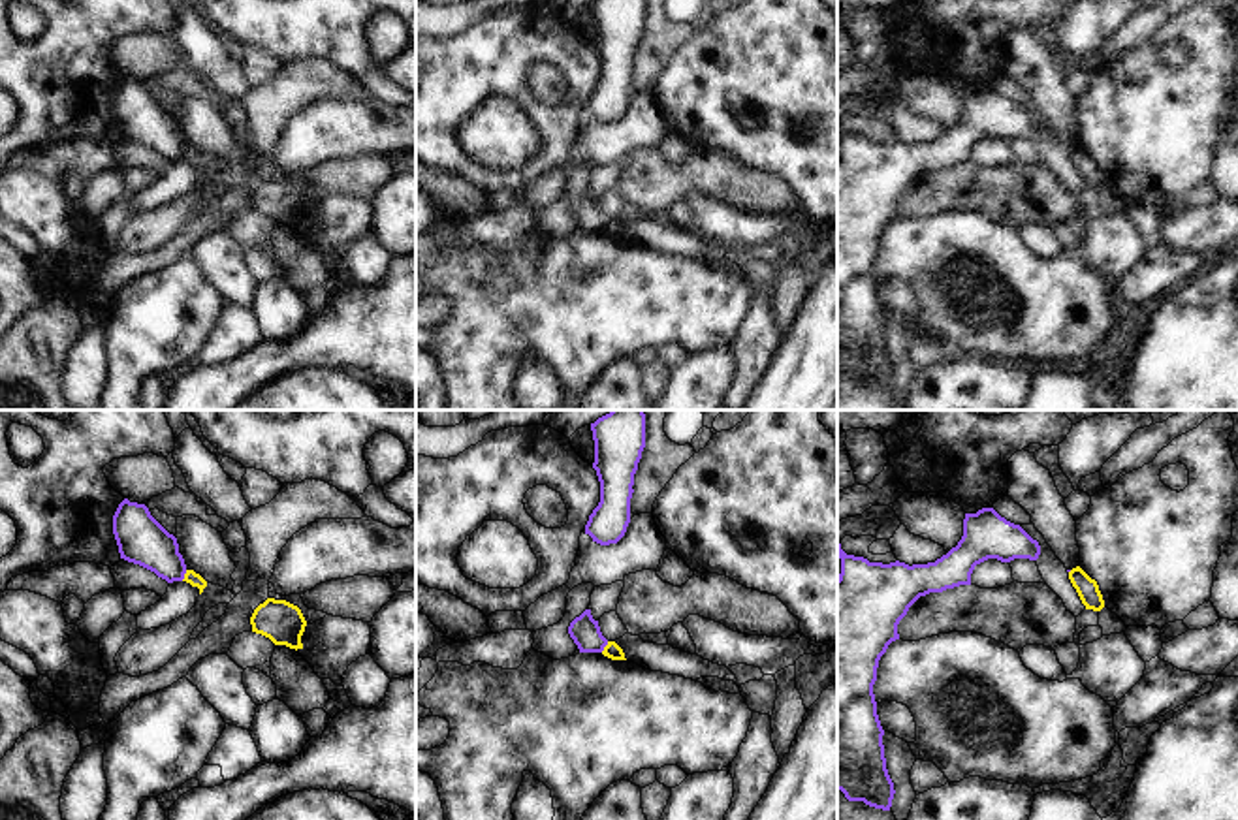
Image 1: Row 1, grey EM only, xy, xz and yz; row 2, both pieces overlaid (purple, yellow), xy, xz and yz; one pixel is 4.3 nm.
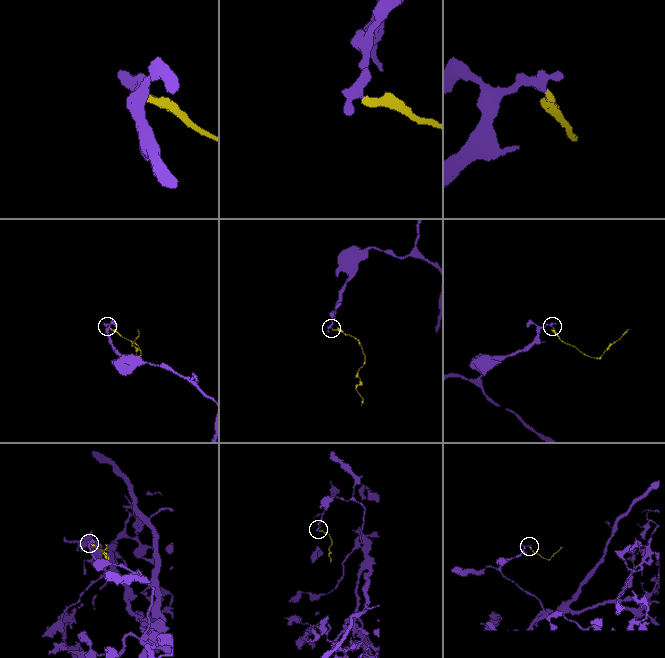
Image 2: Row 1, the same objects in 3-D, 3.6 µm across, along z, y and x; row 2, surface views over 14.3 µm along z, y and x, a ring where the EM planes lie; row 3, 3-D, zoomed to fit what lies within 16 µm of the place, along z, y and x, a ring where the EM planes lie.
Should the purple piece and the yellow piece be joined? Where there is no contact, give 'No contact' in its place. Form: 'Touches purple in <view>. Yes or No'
Touches purple in xy. No.

